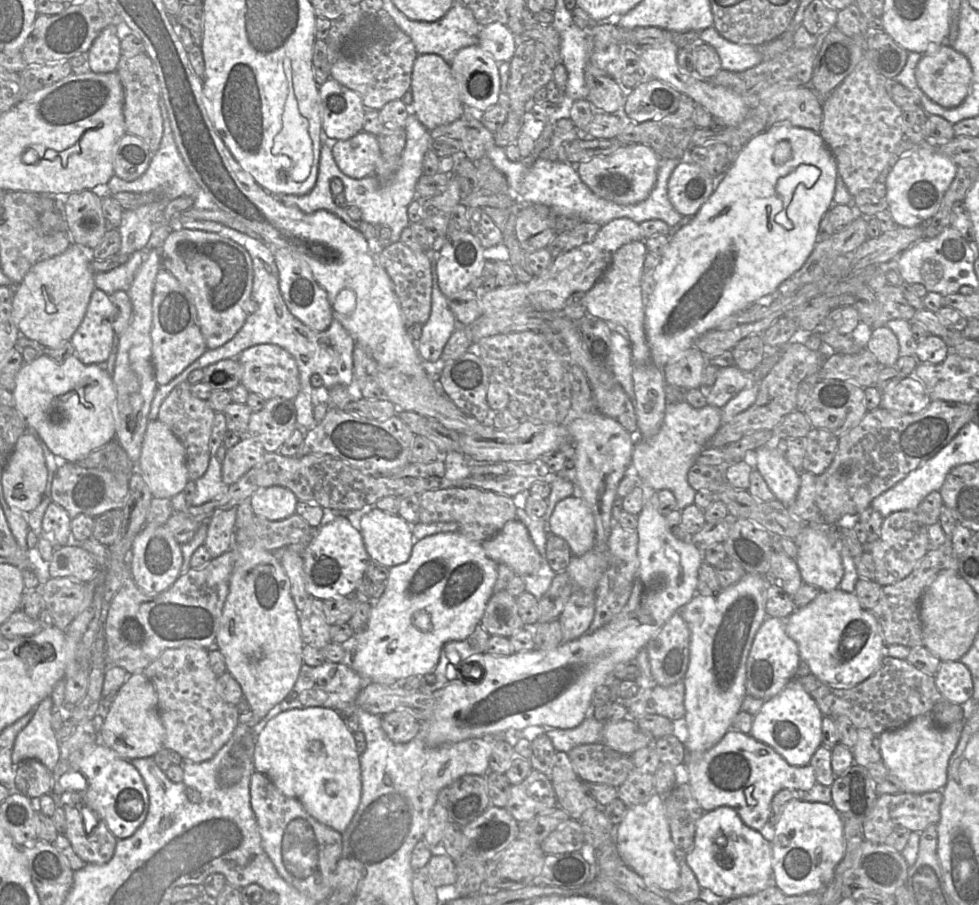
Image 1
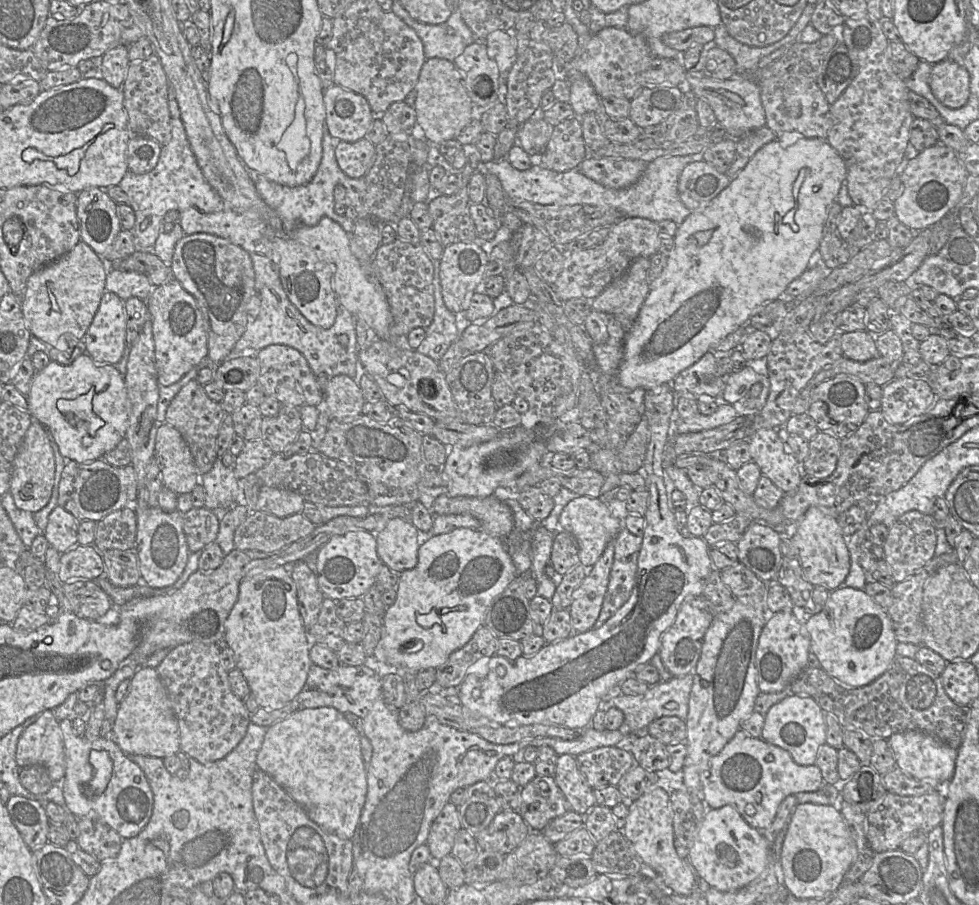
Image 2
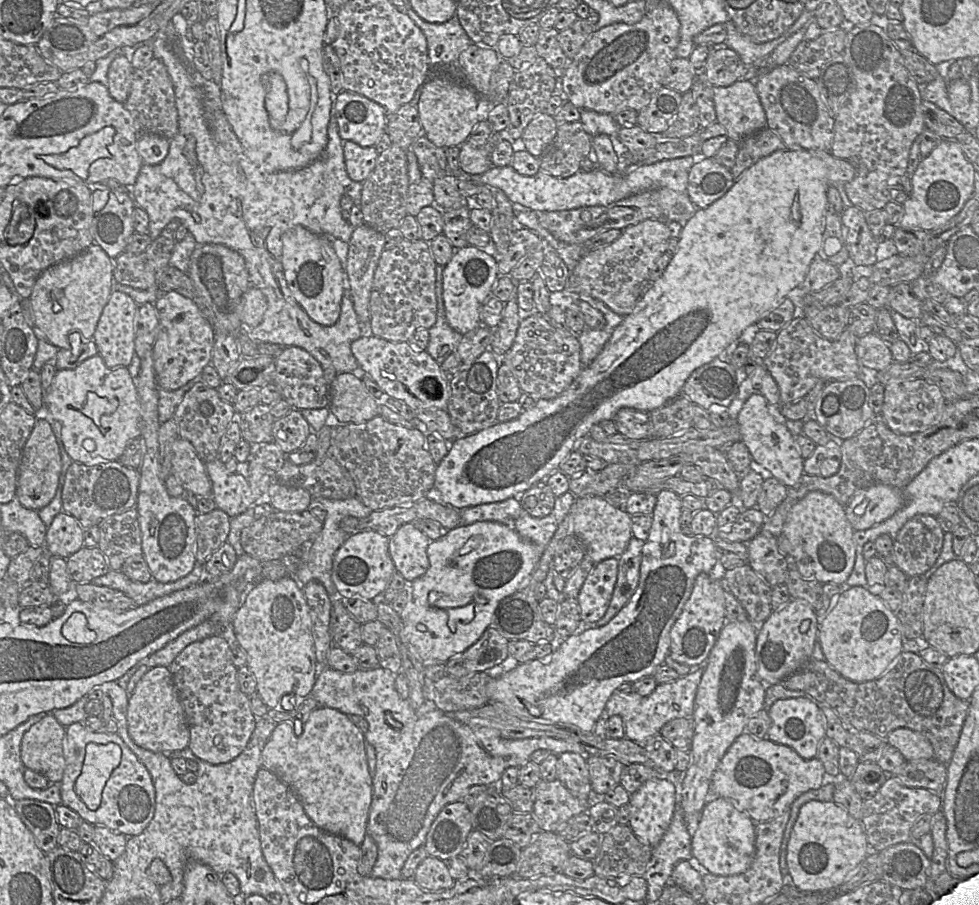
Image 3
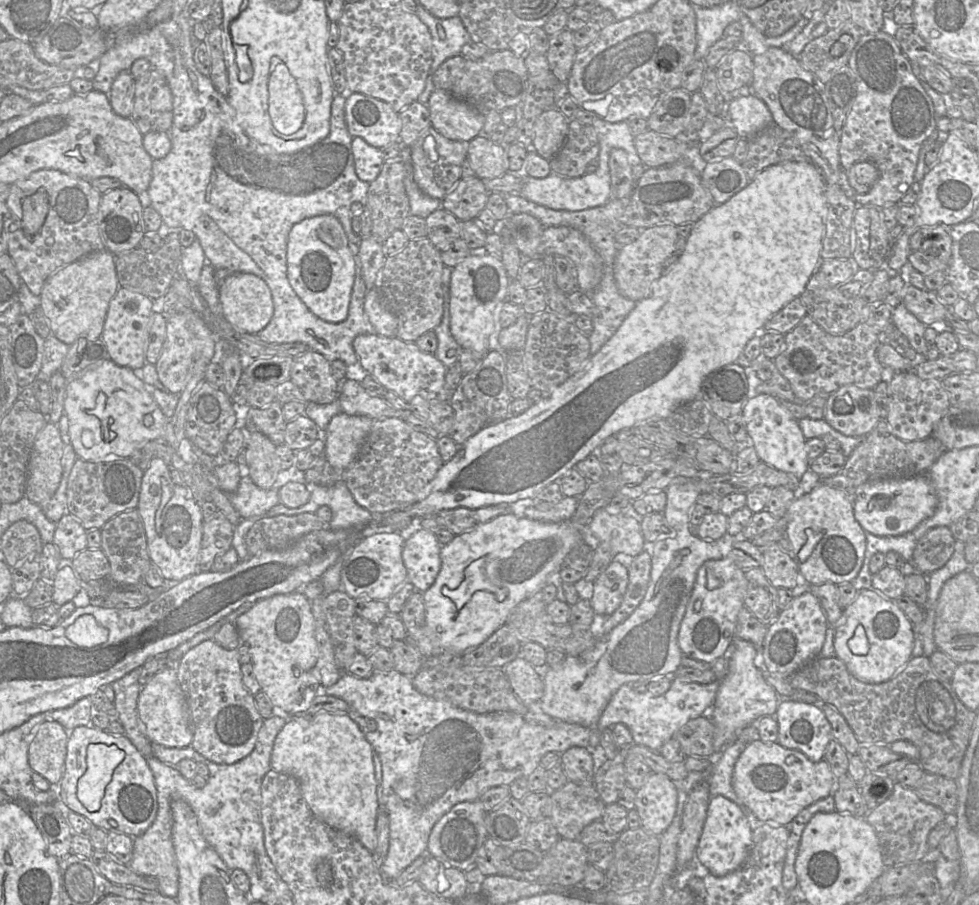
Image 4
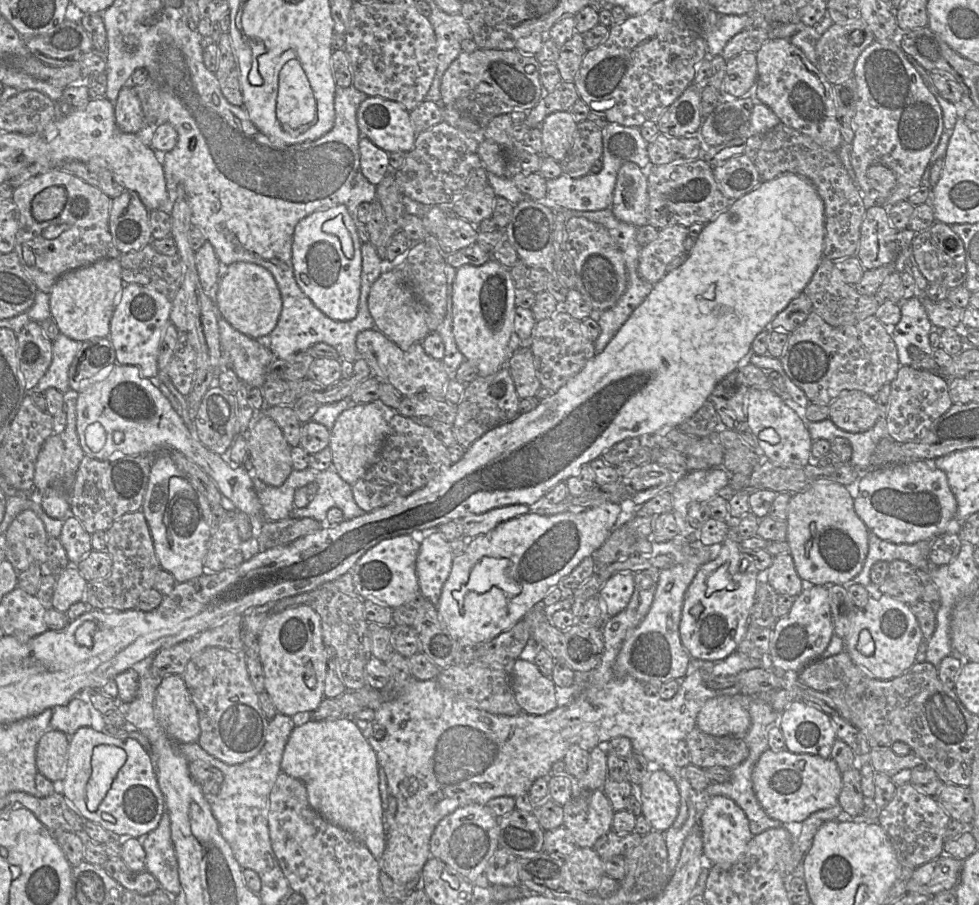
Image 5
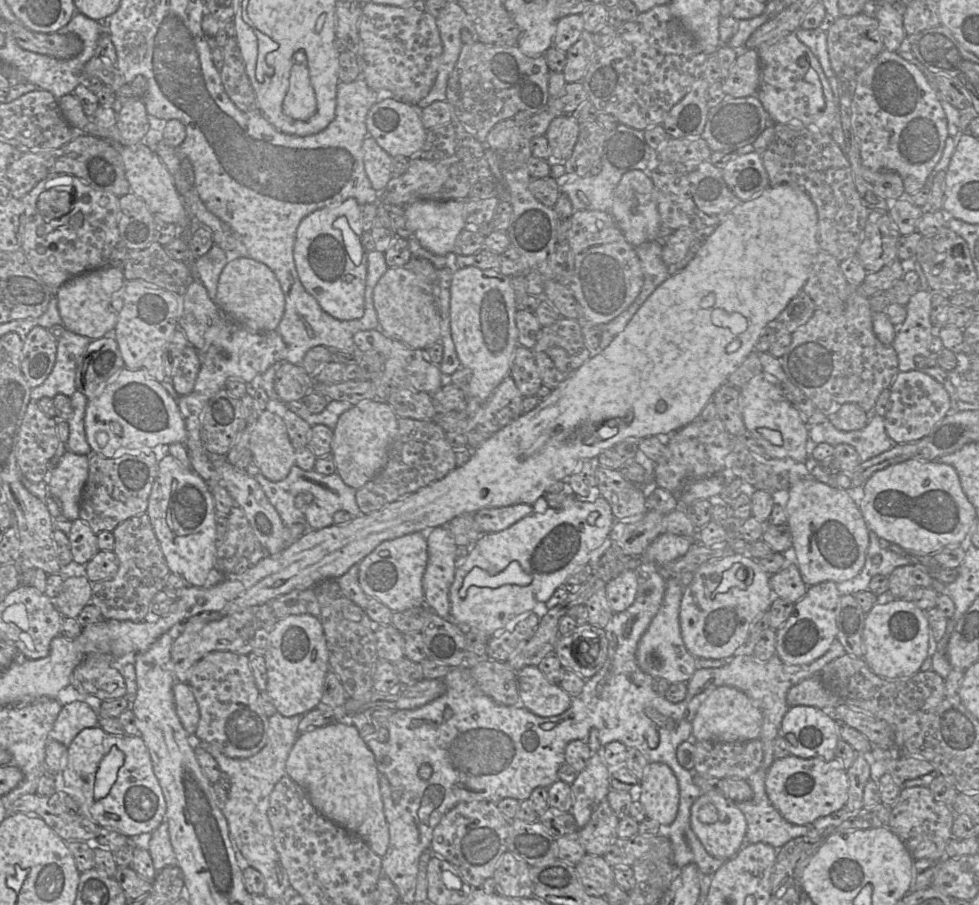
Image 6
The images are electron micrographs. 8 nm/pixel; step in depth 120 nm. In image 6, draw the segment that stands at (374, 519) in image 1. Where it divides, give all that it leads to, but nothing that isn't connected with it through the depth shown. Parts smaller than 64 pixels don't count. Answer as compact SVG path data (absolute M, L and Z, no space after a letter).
M446 526L434 528L426 540L428 560L422 578L425 604L441 618L451 619L449 590L456 570L457 545Z

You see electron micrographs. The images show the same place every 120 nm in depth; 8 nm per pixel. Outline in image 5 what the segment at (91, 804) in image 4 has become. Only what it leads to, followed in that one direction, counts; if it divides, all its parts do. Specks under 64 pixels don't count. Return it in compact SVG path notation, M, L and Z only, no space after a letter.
M102 744L93 749L92 773L86 784L86 805L89 811L97 810L126 759L125 750L118 746Z

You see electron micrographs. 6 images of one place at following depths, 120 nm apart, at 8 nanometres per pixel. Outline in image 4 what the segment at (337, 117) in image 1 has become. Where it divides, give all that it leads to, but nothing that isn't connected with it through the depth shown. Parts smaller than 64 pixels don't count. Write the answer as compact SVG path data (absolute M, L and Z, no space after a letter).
M352 93L345 101L345 120L350 135L364 139L382 149L400 143L402 122L390 104L360 93Z

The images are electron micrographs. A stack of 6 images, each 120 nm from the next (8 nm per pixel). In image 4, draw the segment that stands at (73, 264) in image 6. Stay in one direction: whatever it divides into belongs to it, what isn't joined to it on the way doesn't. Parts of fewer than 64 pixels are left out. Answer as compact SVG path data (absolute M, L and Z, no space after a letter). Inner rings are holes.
M55 169L34 171L10 185L10 194L5 200L12 215L7 253L13 260L23 284L34 295L41 294L46 279L59 268L105 249L99 232L101 196L90 180ZM37 191L47 193L49 210L39 231L28 235L22 229L22 201Z

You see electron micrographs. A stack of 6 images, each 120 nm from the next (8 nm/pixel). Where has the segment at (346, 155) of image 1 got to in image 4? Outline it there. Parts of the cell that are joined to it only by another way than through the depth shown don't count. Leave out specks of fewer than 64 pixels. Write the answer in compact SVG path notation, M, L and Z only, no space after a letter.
M360 137L353 138L351 147L358 178L367 183L374 181L385 163L383 151Z

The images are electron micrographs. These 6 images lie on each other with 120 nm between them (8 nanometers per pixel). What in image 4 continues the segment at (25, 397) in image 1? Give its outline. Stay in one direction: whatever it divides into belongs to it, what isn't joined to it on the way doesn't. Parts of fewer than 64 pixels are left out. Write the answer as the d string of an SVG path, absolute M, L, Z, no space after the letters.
M111 359L104 360L104 362L99 366L88 369L80 377L76 378L73 381L67 382L64 401L64 414L67 415L69 421L69 436L71 444L79 459L90 462L101 462L108 455L115 455L119 458L129 458L137 448L142 447L149 441L156 439L165 440L166 426L169 422L169 418L167 418L163 414L152 393L149 391L148 386L150 385L146 385L140 378L138 378L134 374L133 369L119 366L115 364Z

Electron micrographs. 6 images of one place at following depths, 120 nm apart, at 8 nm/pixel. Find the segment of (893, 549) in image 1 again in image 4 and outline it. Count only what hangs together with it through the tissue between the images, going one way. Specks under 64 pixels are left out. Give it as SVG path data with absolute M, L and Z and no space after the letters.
M948 526L929 529L917 542L912 563L917 571L928 575L944 566L954 552L955 541Z

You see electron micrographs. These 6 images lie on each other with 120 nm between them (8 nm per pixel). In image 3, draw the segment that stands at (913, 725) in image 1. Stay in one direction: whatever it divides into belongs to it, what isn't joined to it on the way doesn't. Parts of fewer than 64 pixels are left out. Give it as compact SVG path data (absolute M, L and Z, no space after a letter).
M908 728L895 729L886 741L901 753L906 762L931 760L934 757L933 747L929 740Z

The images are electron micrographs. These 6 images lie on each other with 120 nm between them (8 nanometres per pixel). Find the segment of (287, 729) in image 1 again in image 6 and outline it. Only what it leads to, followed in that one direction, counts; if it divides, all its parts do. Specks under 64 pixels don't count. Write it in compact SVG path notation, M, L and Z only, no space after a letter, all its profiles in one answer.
M334 723L298 735L287 761L286 775L302 787L315 810L328 821L357 835L379 857L388 849L389 830L379 789L379 772L375 757L351 724Z

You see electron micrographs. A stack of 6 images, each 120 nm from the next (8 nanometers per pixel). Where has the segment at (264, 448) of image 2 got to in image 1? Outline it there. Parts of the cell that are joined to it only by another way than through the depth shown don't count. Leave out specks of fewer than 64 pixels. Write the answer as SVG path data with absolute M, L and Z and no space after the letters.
M248 436L227 450L222 461L222 479L227 485L237 482L245 473L254 467L265 454L263 447Z

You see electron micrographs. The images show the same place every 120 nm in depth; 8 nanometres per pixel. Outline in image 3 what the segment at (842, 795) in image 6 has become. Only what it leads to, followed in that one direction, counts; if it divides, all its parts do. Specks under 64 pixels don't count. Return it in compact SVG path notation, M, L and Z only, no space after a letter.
M745 731L729 747L712 777L712 787L721 797L733 801L737 808L755 823L764 823L791 810L792 803L801 794L819 789L823 784L825 768L818 758L804 760L792 748L772 742L768 738L756 738Z

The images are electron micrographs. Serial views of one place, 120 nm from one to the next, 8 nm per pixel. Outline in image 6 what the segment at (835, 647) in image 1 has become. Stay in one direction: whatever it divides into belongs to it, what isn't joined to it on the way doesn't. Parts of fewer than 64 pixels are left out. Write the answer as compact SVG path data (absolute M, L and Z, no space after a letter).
M895 599L886 604L875 604L867 613L864 628L864 661L878 676L887 680L907 678L918 671L928 655L930 627L922 609L910 601Z

